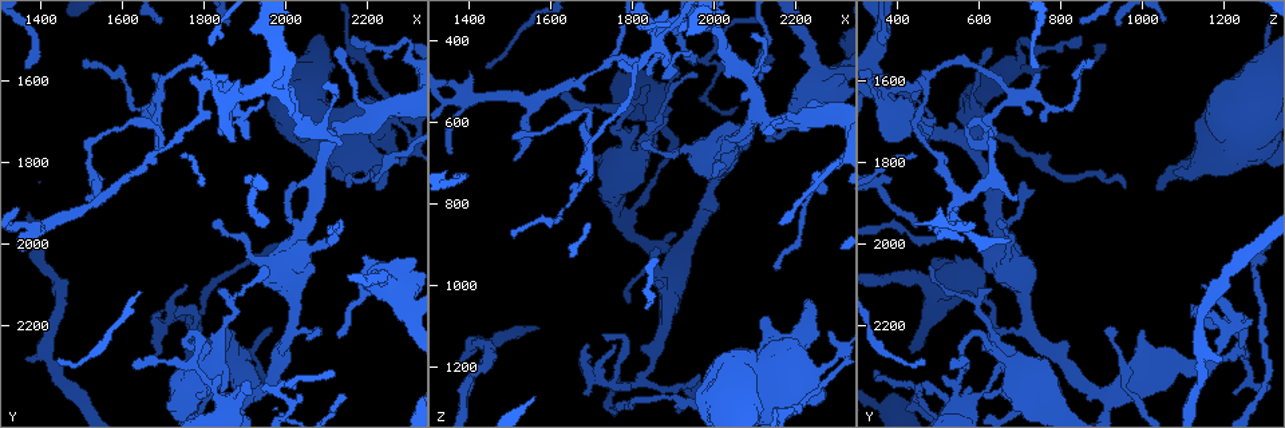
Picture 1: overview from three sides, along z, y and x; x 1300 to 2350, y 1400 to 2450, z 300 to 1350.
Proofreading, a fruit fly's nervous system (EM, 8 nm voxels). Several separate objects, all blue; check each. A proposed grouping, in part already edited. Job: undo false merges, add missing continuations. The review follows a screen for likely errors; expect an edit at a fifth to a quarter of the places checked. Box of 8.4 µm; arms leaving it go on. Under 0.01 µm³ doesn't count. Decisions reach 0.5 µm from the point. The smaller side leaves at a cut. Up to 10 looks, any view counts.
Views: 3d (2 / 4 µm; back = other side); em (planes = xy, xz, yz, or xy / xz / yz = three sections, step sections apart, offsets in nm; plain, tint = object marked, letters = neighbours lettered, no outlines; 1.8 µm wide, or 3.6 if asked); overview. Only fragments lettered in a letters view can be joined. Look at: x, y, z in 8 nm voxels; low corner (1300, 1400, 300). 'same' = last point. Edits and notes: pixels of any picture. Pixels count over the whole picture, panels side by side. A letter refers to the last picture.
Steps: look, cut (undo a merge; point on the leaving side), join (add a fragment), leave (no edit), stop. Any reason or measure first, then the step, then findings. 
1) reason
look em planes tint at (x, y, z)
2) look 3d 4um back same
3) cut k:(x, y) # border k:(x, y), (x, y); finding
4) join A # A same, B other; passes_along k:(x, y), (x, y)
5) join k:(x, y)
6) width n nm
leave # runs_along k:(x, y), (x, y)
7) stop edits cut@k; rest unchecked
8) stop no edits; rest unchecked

look 3d 2um at (1790, 1650, 470)

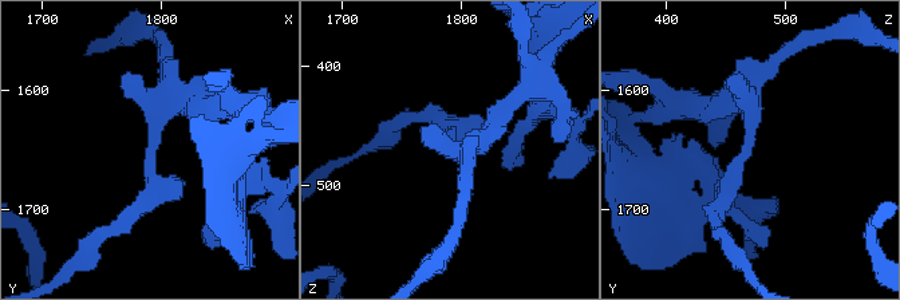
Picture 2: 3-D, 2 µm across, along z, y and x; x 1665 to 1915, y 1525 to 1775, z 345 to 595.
look em planes letters at (1796, 1646, 472)

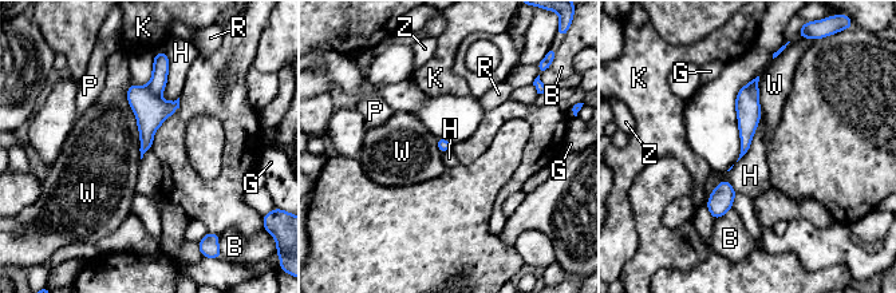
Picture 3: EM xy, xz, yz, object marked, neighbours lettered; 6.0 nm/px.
leave # B other, G other, H other, K other, P other, R other, W other, Z other; continuous, no second neuron

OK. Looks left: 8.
thick end
look em xy step 8 tint at (2130, 1825, 1085)

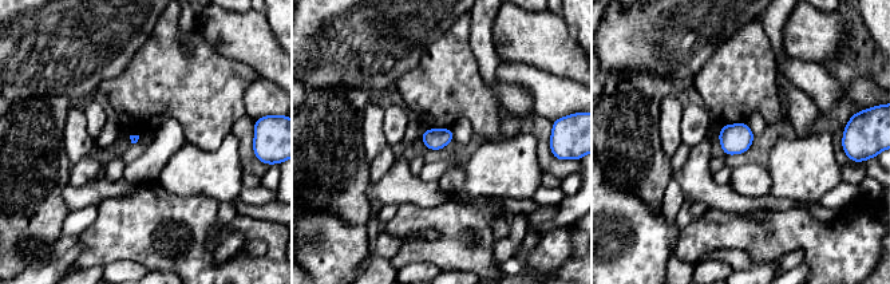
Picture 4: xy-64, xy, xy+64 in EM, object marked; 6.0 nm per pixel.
look em planes letters same

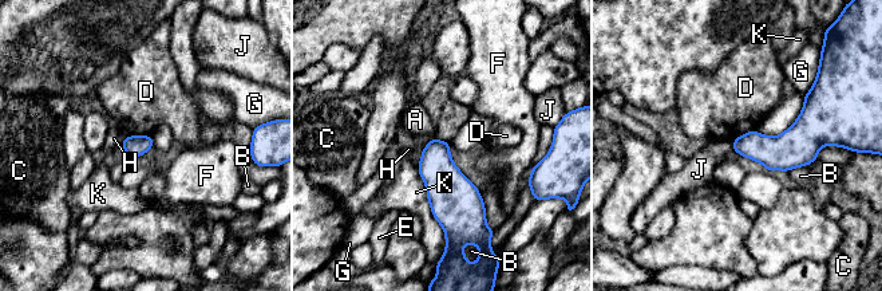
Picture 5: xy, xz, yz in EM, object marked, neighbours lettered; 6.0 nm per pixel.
leave # A other, B other, C other, D other, E other, F other, G other, H other, J other, K other; border 5:(435, 137), (449, 142); none of them fits

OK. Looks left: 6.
look 3d 2um at (1695, 2165, 1135)

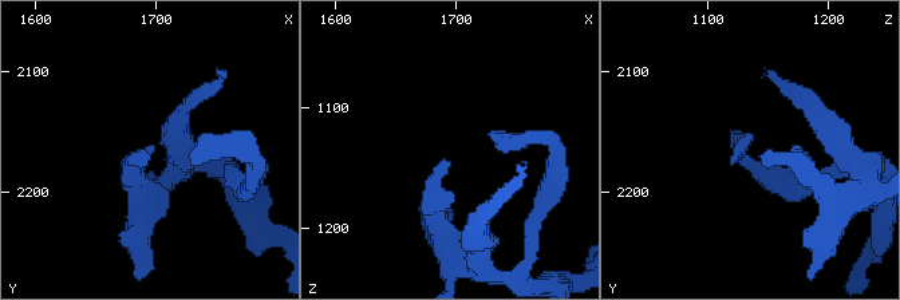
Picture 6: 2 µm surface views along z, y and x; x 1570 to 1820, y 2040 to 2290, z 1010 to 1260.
look em planes plain at (1694, 2170, 1144)

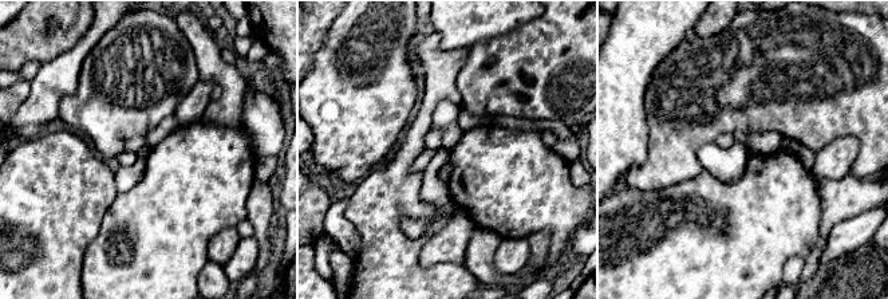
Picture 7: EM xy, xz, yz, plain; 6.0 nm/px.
what lies round it
look em planes letters same

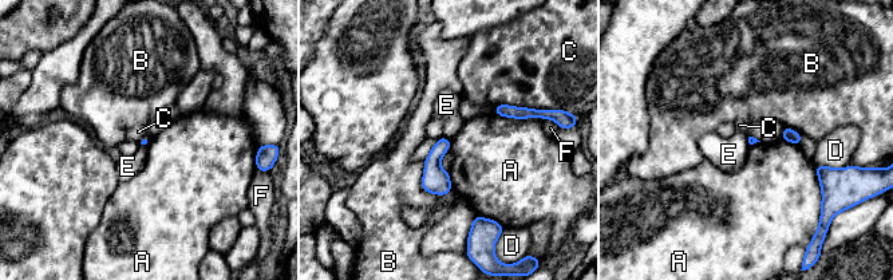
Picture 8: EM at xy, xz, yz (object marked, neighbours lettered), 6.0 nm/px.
leave # A other, B other, C other, D other, E other, F other; border 8:(147, 144), (139, 148); none of them fits

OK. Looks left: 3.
abrupt turn
look 3d 2um at (1400, 1955, 550)

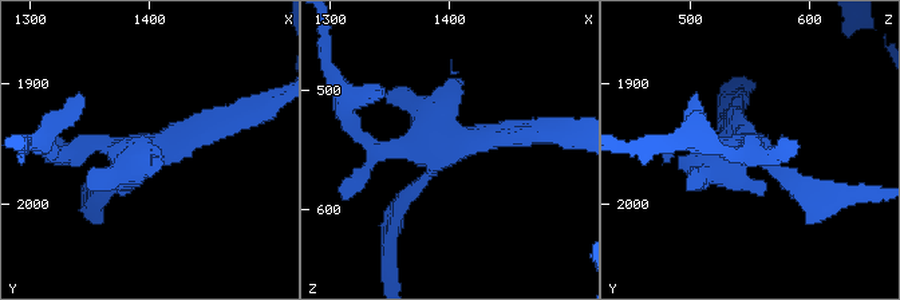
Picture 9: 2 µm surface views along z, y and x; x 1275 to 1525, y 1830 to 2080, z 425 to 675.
need the tissue
look em planes tint at (1394, 1954, 546)

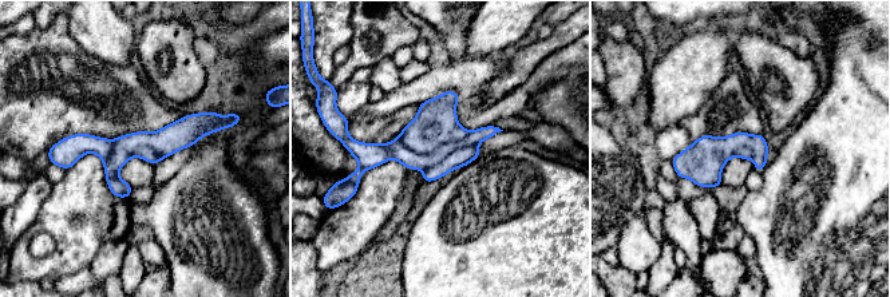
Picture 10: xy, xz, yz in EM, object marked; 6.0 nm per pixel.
look em planes letters same

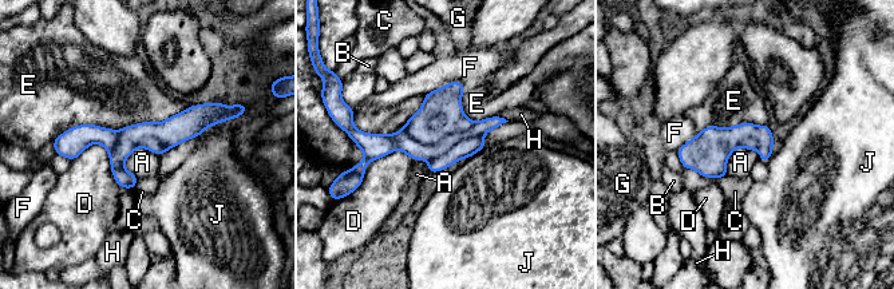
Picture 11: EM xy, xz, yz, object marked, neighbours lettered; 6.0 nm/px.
cut 11:(414, 149) # A other, B other, C other, D other, E other, F other, G other, H other, J other; border 11:(402, 129), (431, 145), (463, 137); a second neuron is stuck on

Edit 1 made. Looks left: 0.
stop edits cut@11; rest unchecked

